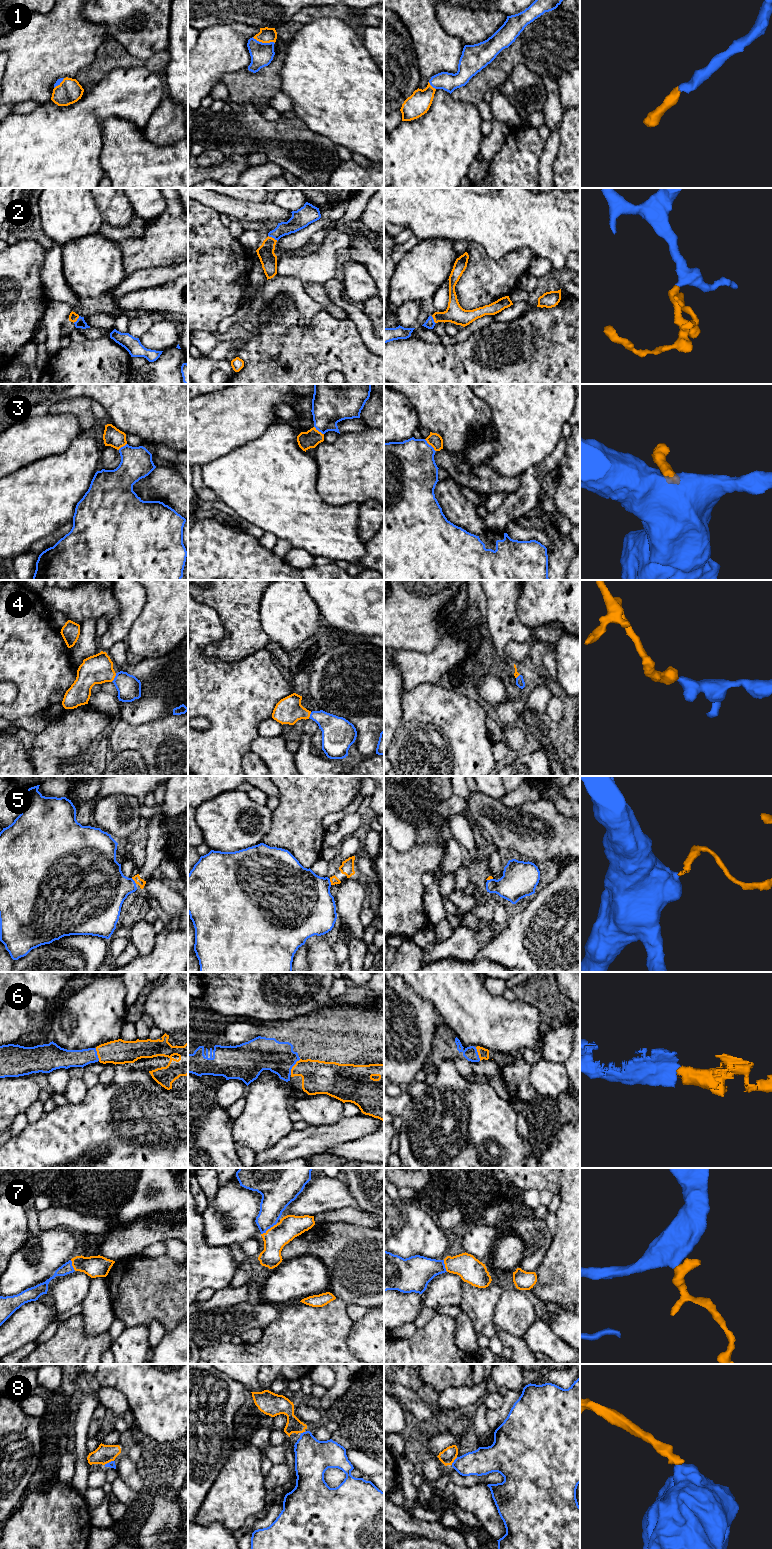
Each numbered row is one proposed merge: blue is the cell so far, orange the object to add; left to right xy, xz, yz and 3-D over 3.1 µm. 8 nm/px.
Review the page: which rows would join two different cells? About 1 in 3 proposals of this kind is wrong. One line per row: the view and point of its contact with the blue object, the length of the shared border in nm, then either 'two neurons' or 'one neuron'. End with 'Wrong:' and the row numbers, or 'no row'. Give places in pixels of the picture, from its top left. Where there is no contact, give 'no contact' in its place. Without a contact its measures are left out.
1: xz (263, 43) | 190 nm | one neuron
2: xz (273, 237) | 90 nm | one neuron
3: yz (430, 445) | 140 nm | one neuron
4: xy (115, 677) | 80 nm | one neuron
5: xy (134, 881) | 60 nm | one neuron
6: xz (293, 1065) | 150 nm | one neuron
7: xz (269, 1228) | 160 nm | one neuron
8: yz (454, 1461) | 80 nm | two neurons
Wrong: 8

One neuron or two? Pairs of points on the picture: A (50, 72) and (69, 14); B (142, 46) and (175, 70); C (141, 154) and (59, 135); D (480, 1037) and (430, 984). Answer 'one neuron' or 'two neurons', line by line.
A: one neuron
B: two neurons
C: two neurons
D: one neuron

